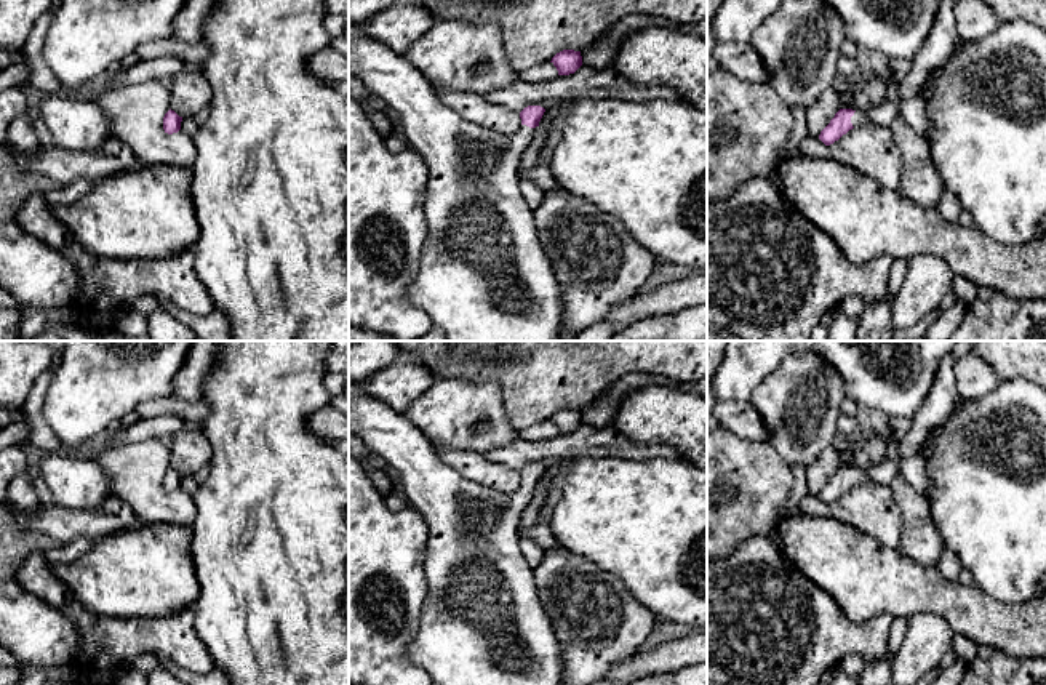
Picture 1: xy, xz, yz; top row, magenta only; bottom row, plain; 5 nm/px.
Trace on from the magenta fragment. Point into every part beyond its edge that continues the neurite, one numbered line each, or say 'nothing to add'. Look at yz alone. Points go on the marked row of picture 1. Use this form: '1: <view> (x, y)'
1: yz (861, 117)

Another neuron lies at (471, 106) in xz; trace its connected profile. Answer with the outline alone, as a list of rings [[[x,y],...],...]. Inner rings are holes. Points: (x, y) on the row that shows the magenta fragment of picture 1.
[[[435,86],[435,91],[446,107],[475,125],[504,134],[515,134],[521,128],[520,112],[493,104],[478,93],[449,91],[441,86]]]

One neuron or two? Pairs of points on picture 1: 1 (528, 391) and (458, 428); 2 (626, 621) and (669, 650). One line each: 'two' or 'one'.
1: two
2: two

